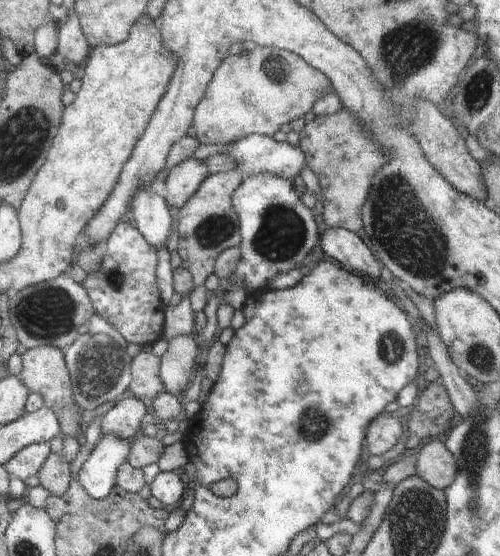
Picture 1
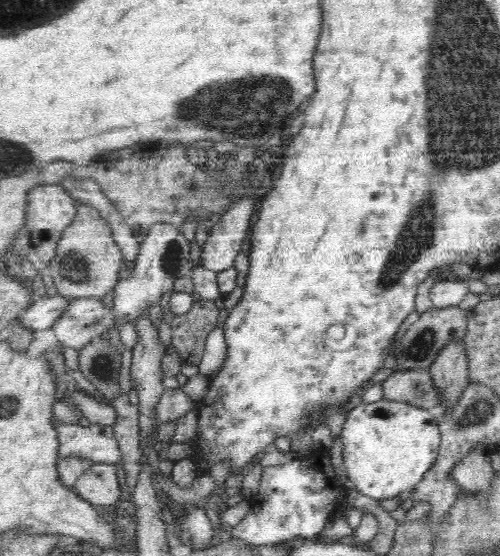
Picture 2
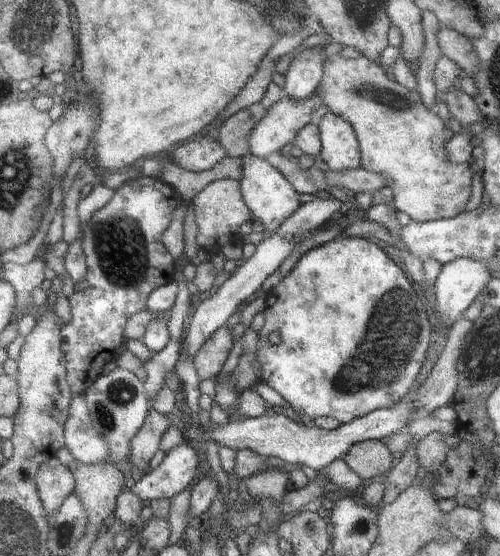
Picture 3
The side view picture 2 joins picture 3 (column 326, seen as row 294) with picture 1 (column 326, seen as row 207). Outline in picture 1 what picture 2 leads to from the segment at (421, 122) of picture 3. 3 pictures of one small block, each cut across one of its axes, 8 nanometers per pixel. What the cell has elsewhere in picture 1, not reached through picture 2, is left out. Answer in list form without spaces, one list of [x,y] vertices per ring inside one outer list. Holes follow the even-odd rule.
[[[255,46],[248,54],[229,55],[210,84],[210,96],[201,100],[193,116],[196,138],[202,144],[232,144],[250,134],[272,137],[282,124],[307,114],[312,104],[326,96],[333,84],[297,53]]]

